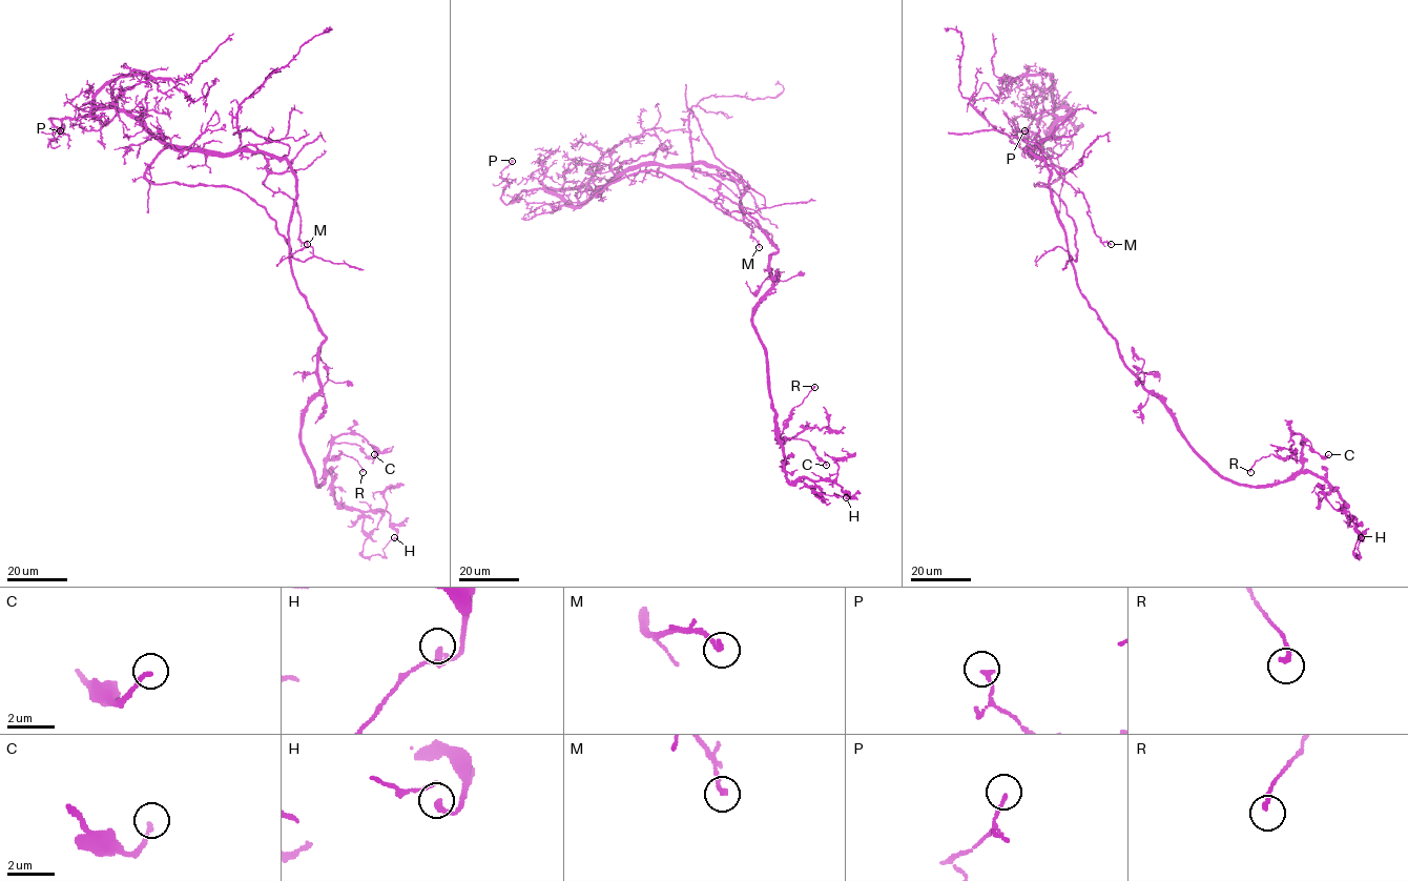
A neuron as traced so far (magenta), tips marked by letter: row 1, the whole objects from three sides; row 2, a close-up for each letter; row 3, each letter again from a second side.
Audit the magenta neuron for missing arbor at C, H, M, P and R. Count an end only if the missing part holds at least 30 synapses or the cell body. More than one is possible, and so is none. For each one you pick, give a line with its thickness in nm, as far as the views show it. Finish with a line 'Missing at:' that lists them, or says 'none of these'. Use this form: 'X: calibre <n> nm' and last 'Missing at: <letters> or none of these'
Missing at: none of these

